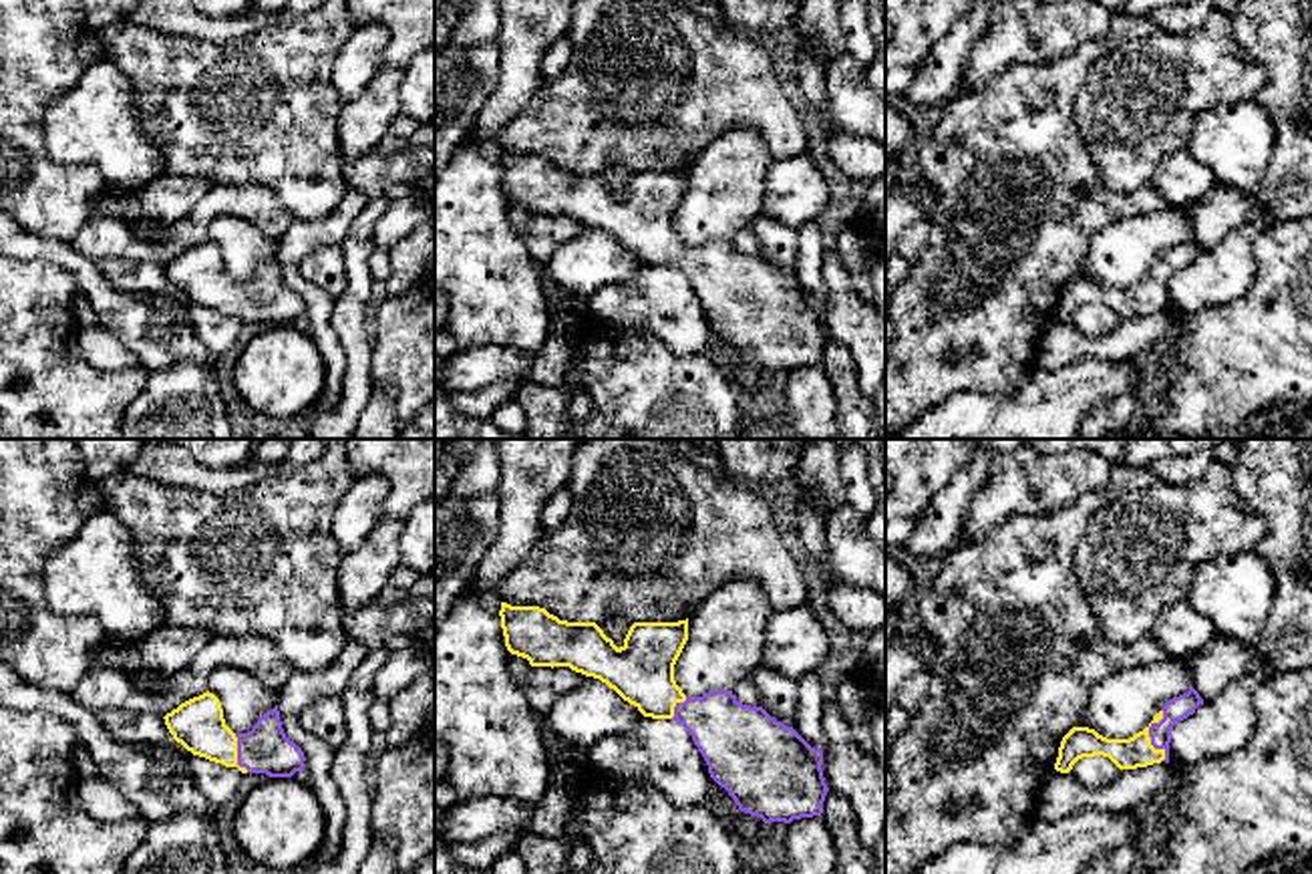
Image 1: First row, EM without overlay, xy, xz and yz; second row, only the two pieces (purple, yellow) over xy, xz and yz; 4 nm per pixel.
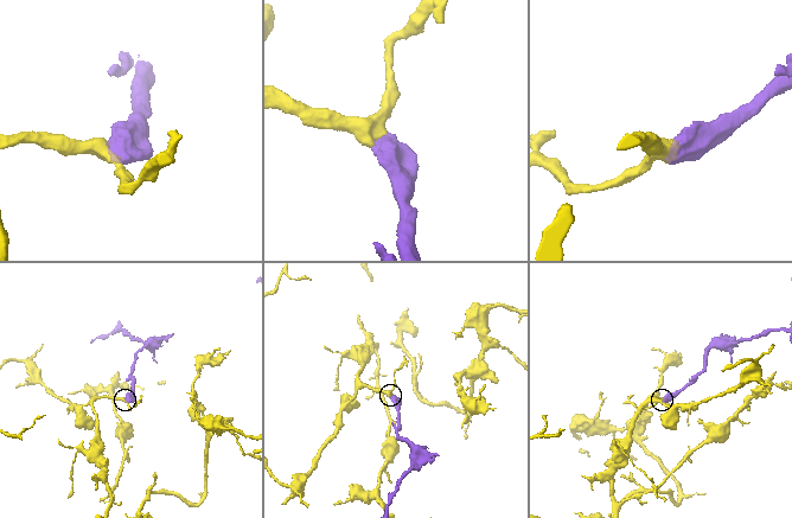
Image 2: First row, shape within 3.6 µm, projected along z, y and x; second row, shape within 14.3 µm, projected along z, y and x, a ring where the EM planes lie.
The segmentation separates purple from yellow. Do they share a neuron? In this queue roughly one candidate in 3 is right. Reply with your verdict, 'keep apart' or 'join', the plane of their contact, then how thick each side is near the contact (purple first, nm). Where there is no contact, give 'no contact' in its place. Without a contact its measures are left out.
join; meets purple in yz; 100 nm thick on the purple side, 130 nm on the other

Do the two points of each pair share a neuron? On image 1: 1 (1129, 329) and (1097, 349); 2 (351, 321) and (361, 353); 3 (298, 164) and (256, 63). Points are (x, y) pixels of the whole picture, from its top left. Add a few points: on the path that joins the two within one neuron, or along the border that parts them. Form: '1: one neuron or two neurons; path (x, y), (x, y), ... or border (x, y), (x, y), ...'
1: one neuron; path (1121, 337), (1105, 349)
2: one neuron; path (353, 329), (357, 345)
3: one neuron; path (286, 139), (256, 103), (256, 87)

